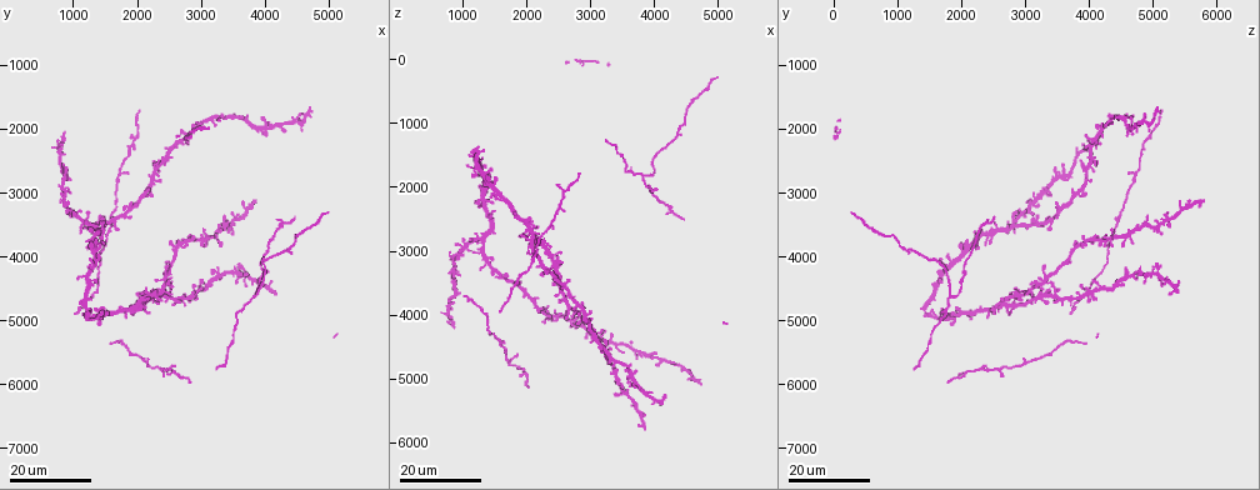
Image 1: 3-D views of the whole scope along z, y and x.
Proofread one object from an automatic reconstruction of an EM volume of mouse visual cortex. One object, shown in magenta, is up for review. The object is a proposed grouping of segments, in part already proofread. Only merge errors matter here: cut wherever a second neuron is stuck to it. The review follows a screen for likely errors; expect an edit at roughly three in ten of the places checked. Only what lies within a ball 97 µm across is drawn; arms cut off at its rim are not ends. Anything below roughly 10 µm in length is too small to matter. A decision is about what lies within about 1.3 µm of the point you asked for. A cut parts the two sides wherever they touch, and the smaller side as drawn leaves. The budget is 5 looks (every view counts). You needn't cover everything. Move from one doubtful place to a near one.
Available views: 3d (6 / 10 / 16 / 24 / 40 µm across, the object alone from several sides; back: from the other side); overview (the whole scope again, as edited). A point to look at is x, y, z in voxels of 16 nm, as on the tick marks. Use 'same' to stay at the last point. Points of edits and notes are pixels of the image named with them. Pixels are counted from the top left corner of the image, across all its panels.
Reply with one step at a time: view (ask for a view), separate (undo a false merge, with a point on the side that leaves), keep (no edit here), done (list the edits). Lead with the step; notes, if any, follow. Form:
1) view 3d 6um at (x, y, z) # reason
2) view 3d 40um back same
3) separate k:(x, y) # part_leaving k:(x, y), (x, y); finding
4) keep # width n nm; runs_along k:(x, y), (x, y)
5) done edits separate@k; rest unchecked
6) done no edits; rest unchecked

view 3d 16um at (1700, 2750, 4750) # two arms in line, one across

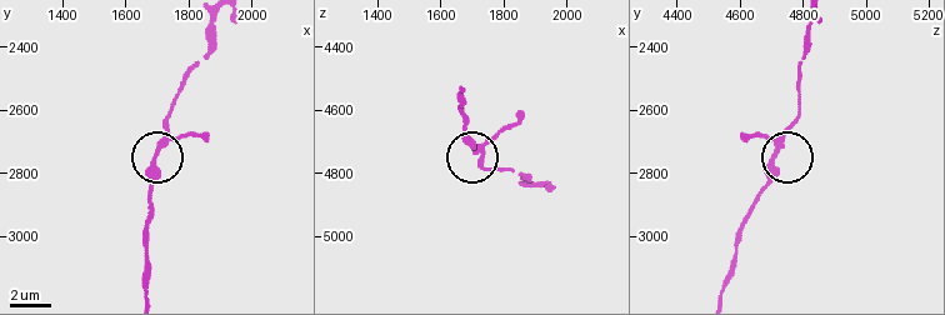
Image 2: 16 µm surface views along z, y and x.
view 3d 10um at (1730, 2690, 4730)

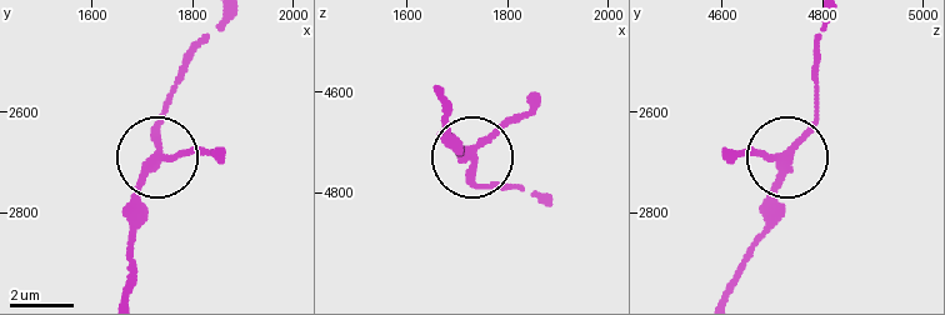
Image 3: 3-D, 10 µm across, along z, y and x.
keep # side_arm 20 um; arms 3; continuous, no second neuron

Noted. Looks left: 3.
view 3d 24um at (3800, 4600, 1800) # arms part here

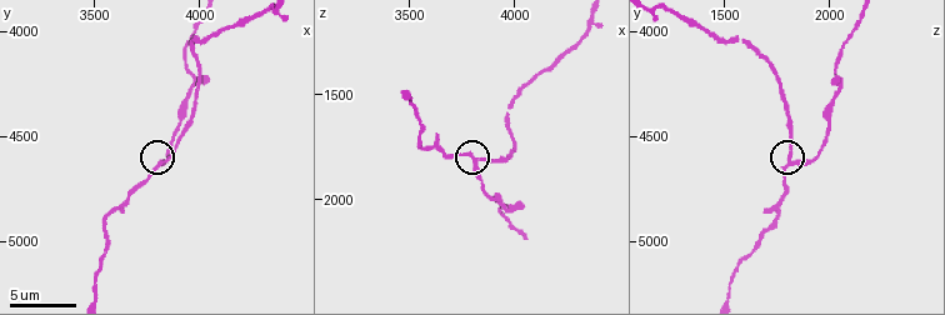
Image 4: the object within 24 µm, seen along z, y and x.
view 3d 10um at (3820, 4630, 1820)

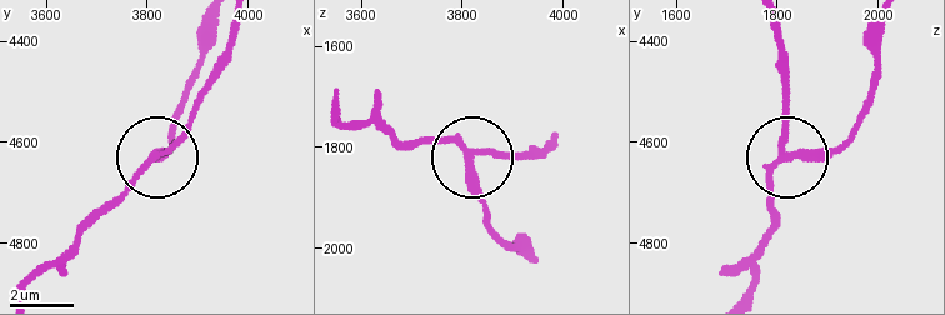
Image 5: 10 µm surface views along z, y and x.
keep # arms 3; continuous, no second neuron

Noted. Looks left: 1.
done no edits; rest unchecked

